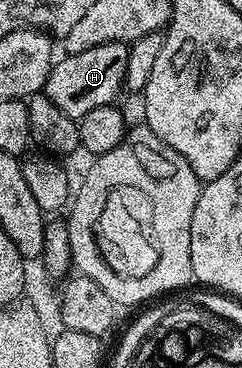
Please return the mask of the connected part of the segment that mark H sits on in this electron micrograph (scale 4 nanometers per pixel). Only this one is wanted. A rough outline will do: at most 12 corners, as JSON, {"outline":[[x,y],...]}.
{"outline":[[128,46],[65,53],[43,94],[79,120],[117,101]]}

